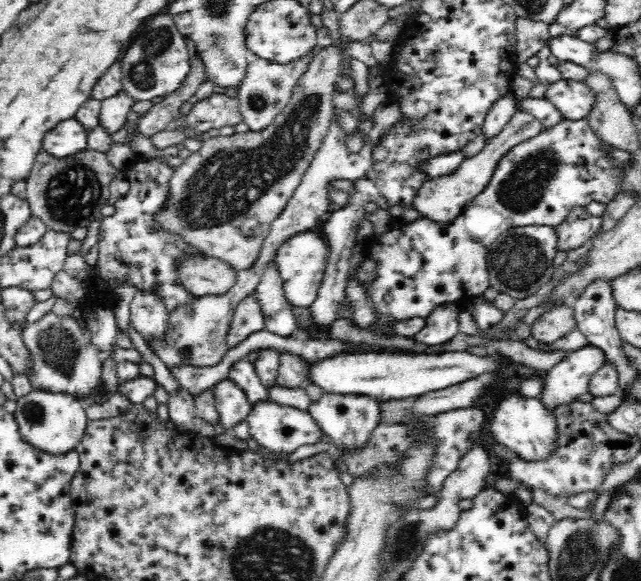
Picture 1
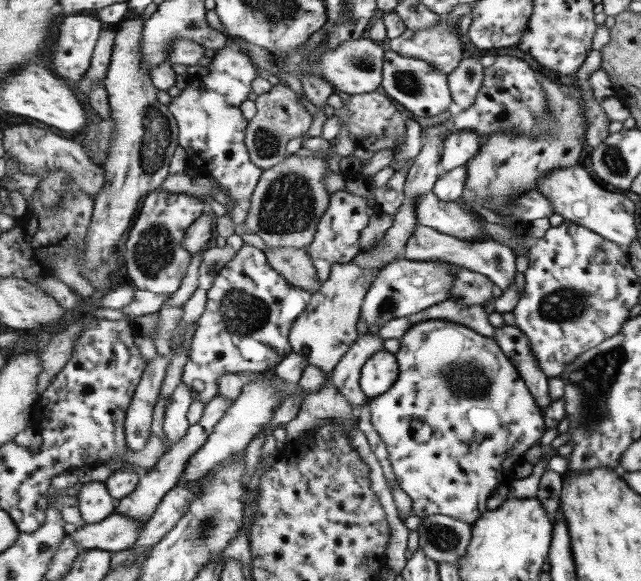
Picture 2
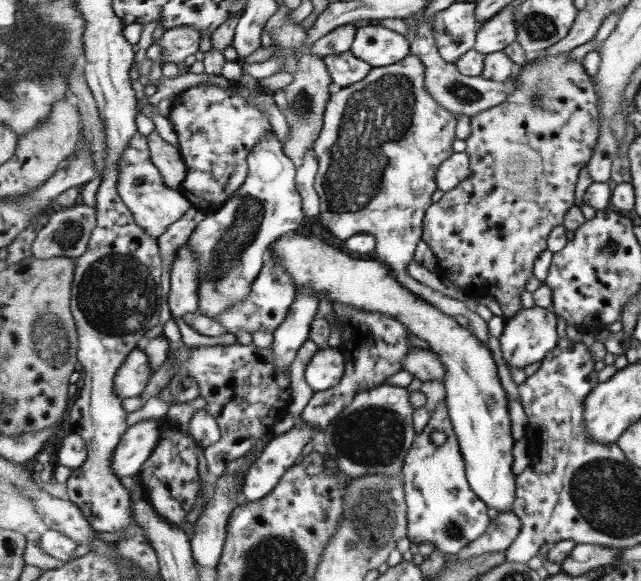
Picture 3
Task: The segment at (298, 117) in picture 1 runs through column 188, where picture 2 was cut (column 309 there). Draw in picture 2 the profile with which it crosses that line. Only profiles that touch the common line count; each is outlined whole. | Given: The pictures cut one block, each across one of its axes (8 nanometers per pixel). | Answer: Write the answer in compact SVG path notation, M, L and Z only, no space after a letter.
M294 154L268 168L252 194L252 208L246 220L248 233L259 235L268 246L307 249L316 240L319 222L332 202L332 194L326 183L326 176L330 172L327 157Z

